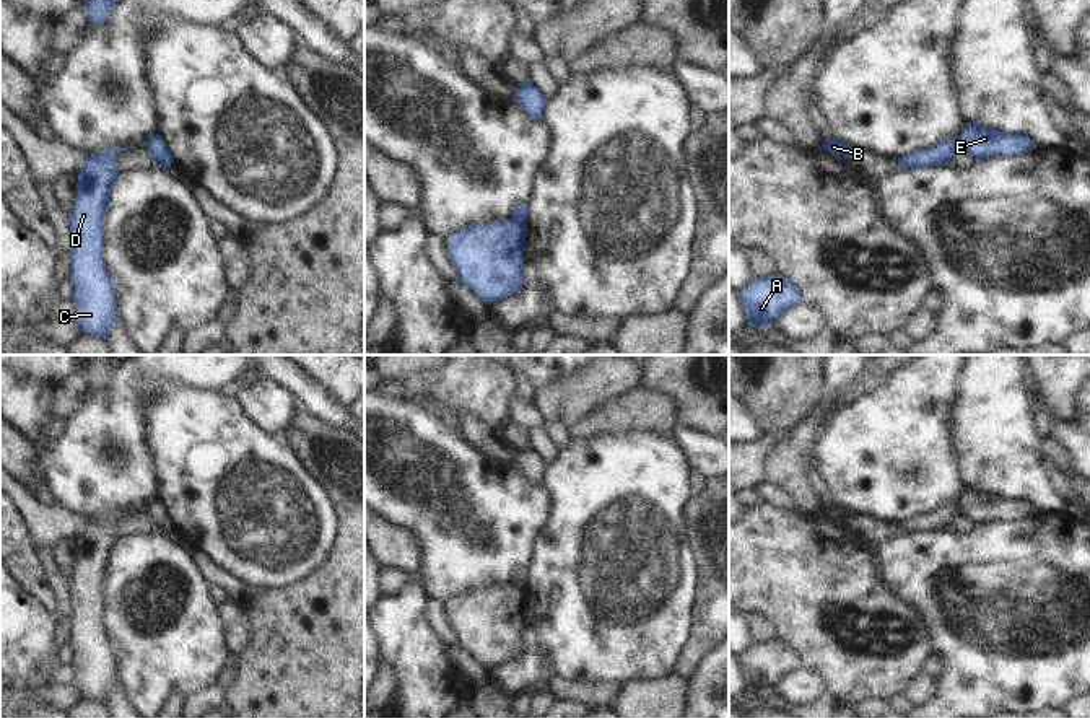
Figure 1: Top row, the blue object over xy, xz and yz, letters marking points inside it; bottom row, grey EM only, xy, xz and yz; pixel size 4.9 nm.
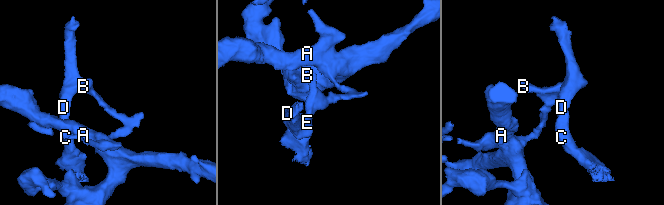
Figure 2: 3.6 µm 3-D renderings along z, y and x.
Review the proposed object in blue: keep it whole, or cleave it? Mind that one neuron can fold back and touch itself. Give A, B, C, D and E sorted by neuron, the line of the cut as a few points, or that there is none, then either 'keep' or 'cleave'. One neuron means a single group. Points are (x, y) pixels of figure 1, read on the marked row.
A B / C D E; cut in xz along (513, 217), (524, 225); cleave

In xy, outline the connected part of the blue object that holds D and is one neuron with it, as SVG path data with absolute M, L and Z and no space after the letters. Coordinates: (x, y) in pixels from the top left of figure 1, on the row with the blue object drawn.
M125 145L122 148L107 148L91 153L91 158L78 174L76 200L70 215L70 234L73 239L70 280L73 283L72 300L76 308L75 319L78 321L83 334L96 337L106 337L117 321L117 290L102 260L102 218L109 208L111 190L119 177L114 161L129 148L133 147Z

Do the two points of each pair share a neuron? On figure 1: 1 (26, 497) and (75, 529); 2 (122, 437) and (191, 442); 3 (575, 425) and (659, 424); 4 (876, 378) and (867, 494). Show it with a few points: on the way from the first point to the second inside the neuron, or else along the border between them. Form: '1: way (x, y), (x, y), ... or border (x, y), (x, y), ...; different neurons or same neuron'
1: way (38, 510), (51, 523), (62, 523); same neuron
2: border (150, 401), (148, 445), (160, 474); different neurons
3: way (596, 424), (638, 420); same neuron
4: border (897, 372), (843, 407); different neurons

